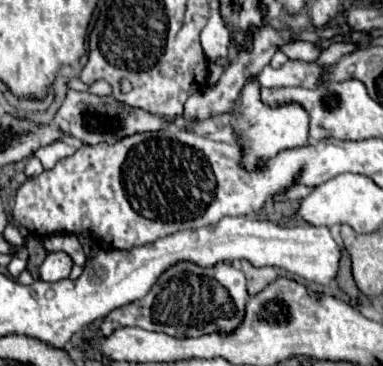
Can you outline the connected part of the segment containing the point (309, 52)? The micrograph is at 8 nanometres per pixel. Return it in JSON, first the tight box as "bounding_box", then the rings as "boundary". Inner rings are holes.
{"bounding_box":[282,42,322,60],"boundary":[[[292,42],[282,48],[282,52],[288,58],[298,58],[298,60],[316,60],[322,52],[322,48],[316,42]]]}

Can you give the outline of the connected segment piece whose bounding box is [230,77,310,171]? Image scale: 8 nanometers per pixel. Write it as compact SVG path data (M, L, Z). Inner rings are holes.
M256 77L243 87L241 98L239 98L230 111L230 127L238 138L238 145L243 150L243 159L241 165L247 171L256 169L259 160L268 160L274 158L282 150L290 148L302 148L310 144L308 138L308 122L310 116L308 112L296 104L296 102L286 102L282 106L268 106L260 98L260 84ZM235 111L243 112L242 118L235 118Z

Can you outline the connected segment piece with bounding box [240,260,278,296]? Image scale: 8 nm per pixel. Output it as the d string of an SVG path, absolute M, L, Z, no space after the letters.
M242 260L240 268L242 268L244 276L248 278L248 294L250 296L262 292L270 282L274 282L278 278L278 270L276 268L256 268L248 260Z

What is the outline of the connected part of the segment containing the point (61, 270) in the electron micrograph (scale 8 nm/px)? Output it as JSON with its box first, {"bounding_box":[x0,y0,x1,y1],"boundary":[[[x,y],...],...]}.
{"bounding_box":[40,252,72,282],"boundary":[[[50,252],[40,266],[40,278],[44,282],[58,282],[68,278],[72,268],[72,258],[66,252]]]}

